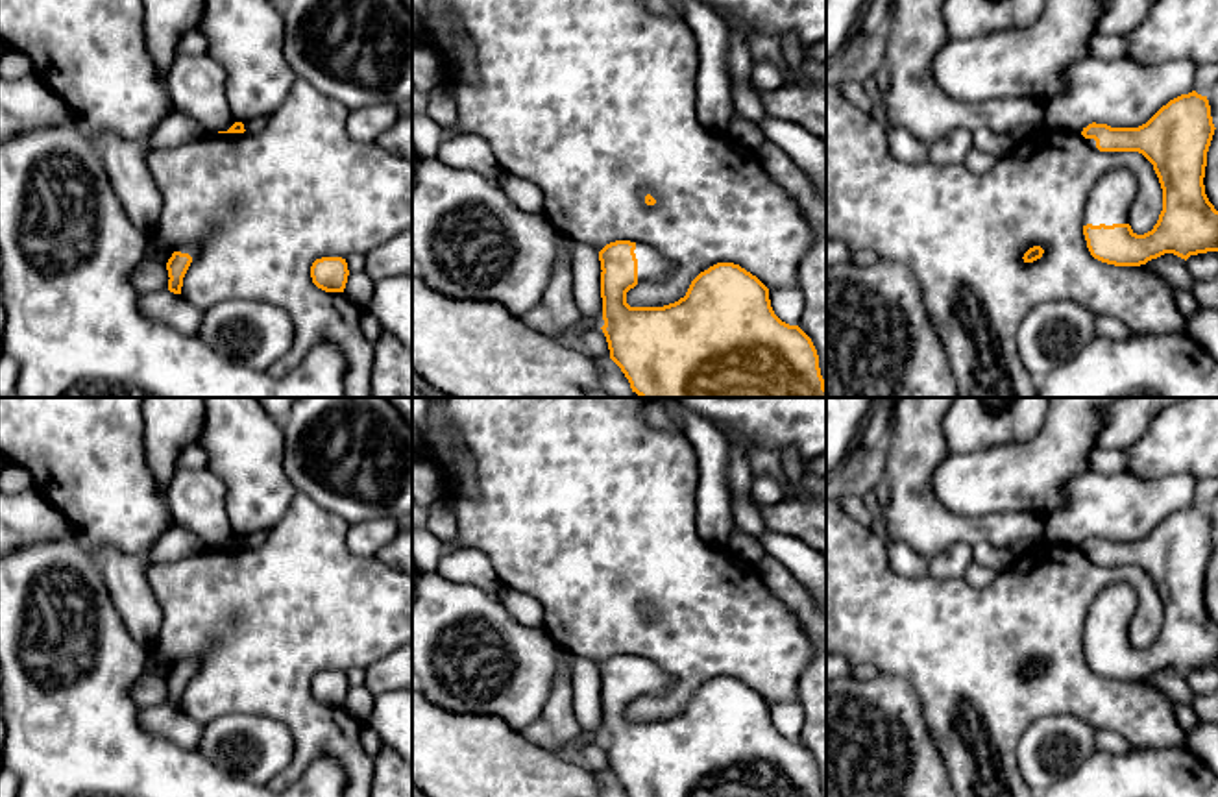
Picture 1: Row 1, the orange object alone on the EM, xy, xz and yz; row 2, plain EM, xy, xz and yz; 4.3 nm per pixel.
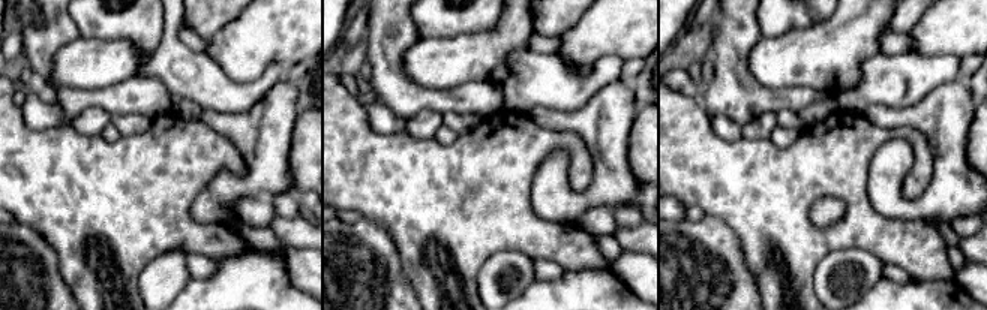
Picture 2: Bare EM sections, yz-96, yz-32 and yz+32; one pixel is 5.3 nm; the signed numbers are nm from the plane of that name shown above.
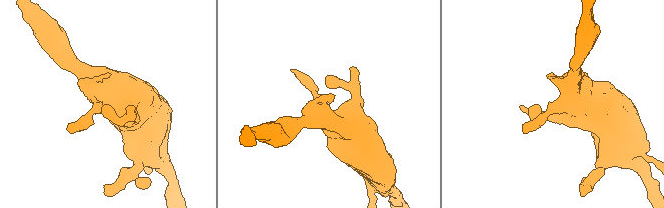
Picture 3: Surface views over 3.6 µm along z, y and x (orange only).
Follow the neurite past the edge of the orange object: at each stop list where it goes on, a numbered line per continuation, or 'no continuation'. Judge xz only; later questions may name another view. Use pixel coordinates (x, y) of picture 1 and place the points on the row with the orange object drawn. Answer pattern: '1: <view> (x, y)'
1: xz (651, 265)

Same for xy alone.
no continuation

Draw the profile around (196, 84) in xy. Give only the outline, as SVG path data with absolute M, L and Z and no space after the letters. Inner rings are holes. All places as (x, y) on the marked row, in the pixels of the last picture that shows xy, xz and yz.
M177 52L164 81L174 111L190 116L207 133L227 131L235 124L225 96L227 74L209 54Z

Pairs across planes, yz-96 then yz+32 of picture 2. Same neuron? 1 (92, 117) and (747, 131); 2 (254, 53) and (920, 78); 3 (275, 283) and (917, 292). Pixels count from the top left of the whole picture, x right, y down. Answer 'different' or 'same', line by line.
1: same
2: different
3: same

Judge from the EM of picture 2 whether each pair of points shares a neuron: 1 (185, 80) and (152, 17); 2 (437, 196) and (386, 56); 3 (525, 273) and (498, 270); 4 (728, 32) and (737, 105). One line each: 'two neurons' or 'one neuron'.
1: two neurons
2: two neurons
3: one neuron
4: one neuron

